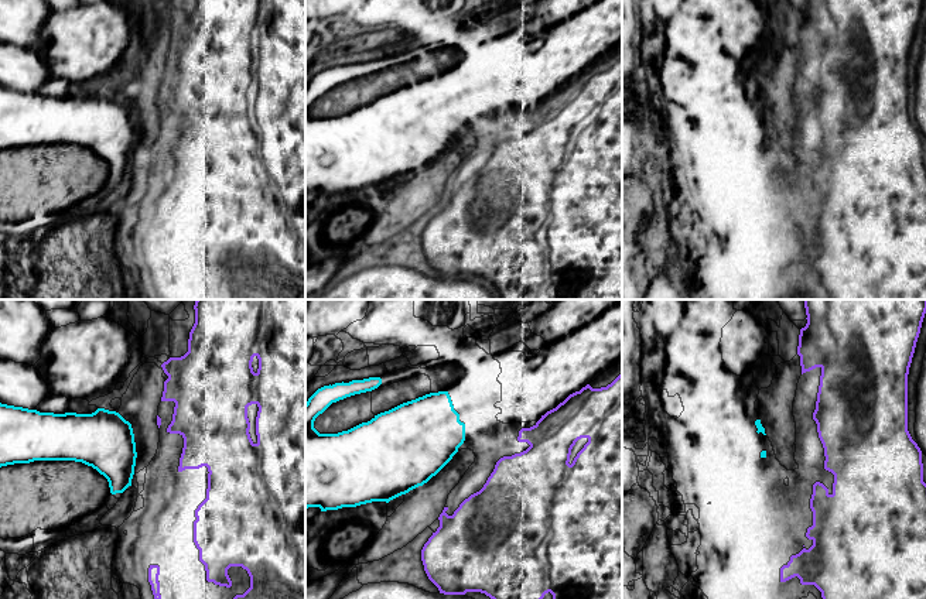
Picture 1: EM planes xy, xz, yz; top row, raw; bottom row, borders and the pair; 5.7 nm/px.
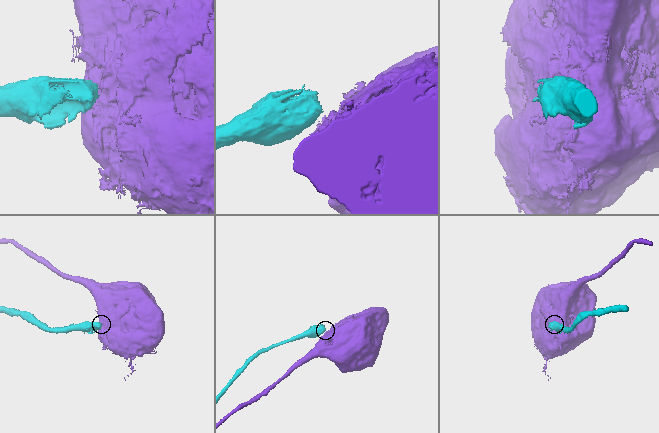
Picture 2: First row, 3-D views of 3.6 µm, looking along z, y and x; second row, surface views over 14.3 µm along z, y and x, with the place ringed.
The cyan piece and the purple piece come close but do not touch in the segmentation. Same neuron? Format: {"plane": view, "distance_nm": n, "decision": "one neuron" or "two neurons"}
{"plane": "xy", "distance_nm": 150, "decision": "two neurons"}

